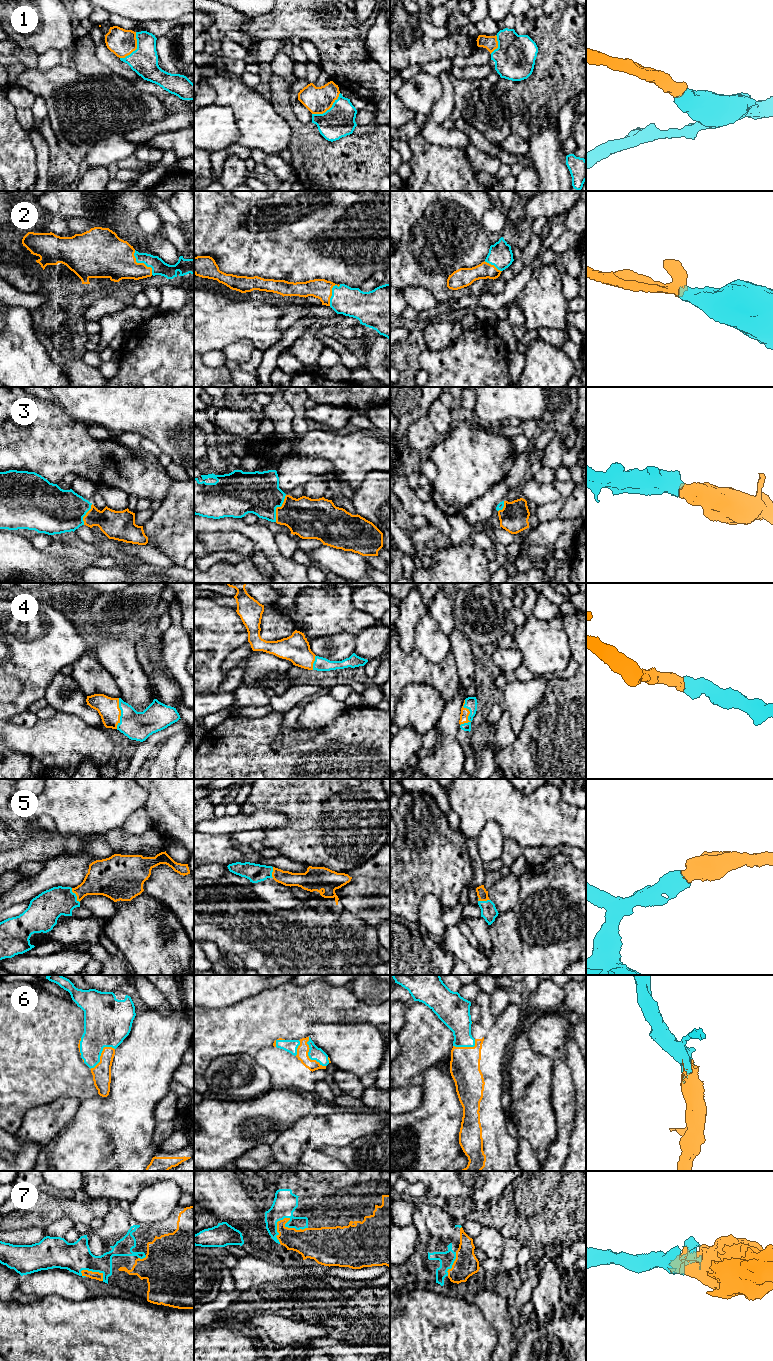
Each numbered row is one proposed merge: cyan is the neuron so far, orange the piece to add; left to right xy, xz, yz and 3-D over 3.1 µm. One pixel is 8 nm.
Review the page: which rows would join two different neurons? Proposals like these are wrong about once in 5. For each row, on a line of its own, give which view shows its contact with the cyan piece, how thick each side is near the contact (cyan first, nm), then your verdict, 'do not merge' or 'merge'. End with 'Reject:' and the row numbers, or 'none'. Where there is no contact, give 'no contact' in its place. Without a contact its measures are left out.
1: contact in xz; calibres 260 and 220 nm; merge
2: contact in xy; calibres 120 and 340 nm; merge
3: contact in xz; calibres 340 and 320 nm; merge
4: contact in yz; calibres 100 and 70 nm; merge
5: contact in xy; calibres 240 and 260 nm; merge
6: contact in xz; calibres 110 and 100 nm; merge
7: contact in xz; calibres 190 and 240 nm; merge
Reject: none

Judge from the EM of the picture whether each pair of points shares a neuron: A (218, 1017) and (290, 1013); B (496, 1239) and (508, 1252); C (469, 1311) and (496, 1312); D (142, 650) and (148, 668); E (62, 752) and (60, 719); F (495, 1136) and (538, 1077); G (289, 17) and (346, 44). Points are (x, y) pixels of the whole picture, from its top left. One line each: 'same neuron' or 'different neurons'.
A: same neuron
B: different neurons
C: different neurons
D: same neuron
E: same neuron
F: different neurons
G: same neuron

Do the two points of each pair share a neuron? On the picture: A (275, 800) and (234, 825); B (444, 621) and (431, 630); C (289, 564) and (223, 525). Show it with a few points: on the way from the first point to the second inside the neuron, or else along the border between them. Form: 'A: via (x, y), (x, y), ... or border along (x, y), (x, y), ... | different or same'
A: border along (242, 811), (271, 809), (284, 814) | different
B: border along (428, 612), (438, 627), (448, 637) | different
C: via (273, 553), (251, 531), (239, 526) | same

